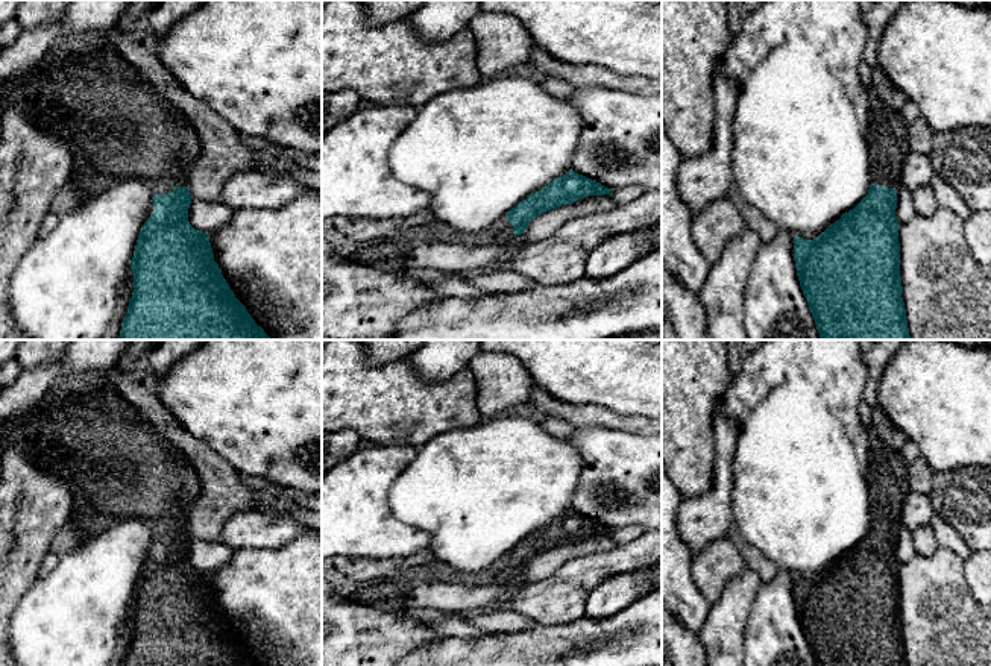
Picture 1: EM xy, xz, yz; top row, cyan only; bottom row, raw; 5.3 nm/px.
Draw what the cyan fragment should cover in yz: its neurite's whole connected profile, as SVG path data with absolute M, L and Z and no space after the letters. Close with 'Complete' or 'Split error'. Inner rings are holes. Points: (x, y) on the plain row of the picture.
M868 426L870 451L865 479L870 489L868 534L813 580L794 578L800 627L816 666L908 666L900 617L900 563L897 529L909 487L909 464L900 451L886 446Z. Split error

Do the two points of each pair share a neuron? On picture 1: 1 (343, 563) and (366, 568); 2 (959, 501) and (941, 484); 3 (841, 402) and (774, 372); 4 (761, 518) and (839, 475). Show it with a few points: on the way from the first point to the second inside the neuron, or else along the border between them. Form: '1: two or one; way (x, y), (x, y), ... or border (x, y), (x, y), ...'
1: one; way (349, 566), (360, 568)
2: one; way (955, 496), (946, 487)
3: one; way (832, 384), (814, 366), (792, 366)
4: one; way (780, 505), (794, 498), (815, 498), (820, 495)

